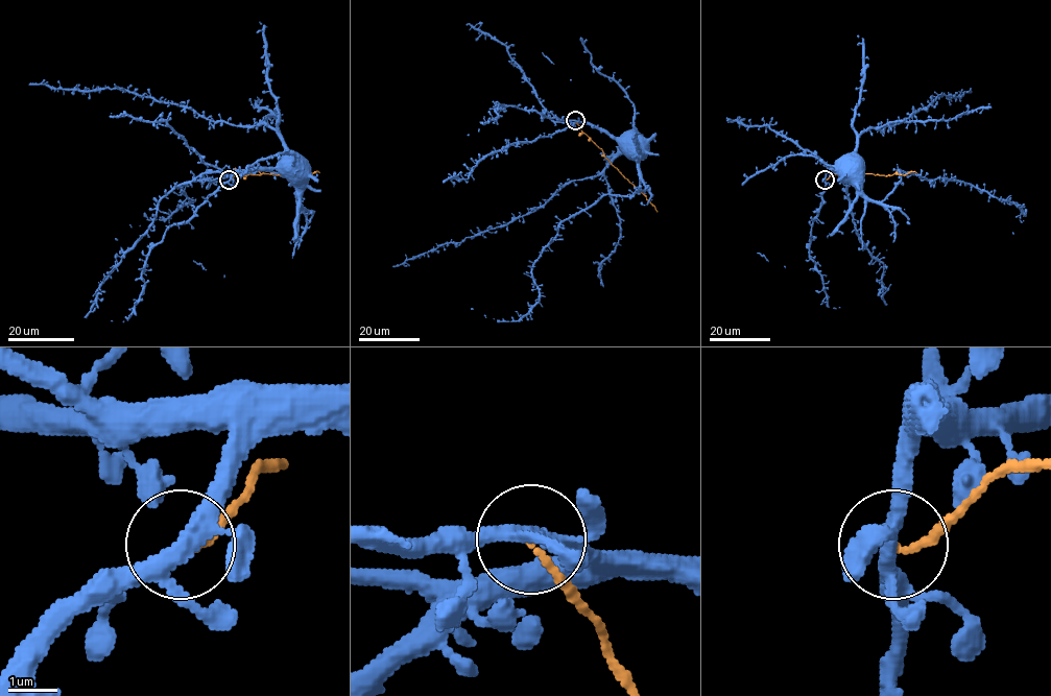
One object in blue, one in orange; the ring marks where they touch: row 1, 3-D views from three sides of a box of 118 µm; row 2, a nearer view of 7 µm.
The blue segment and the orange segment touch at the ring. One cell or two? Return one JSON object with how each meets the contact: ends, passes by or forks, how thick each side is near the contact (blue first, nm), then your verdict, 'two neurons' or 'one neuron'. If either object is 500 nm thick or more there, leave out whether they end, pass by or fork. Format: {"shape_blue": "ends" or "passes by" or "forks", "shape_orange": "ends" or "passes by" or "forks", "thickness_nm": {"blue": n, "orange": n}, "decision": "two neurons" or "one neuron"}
{"shape_blue": "forks", "shape_orange": "ends", "thickness_nm": {"blue": 300, "orange": 140}, "decision": "two neurons"}

